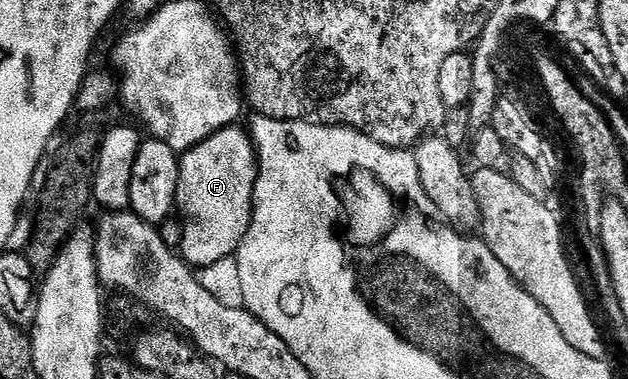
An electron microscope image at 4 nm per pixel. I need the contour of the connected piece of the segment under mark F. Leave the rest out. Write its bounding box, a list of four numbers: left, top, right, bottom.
[176,127,258,268]

